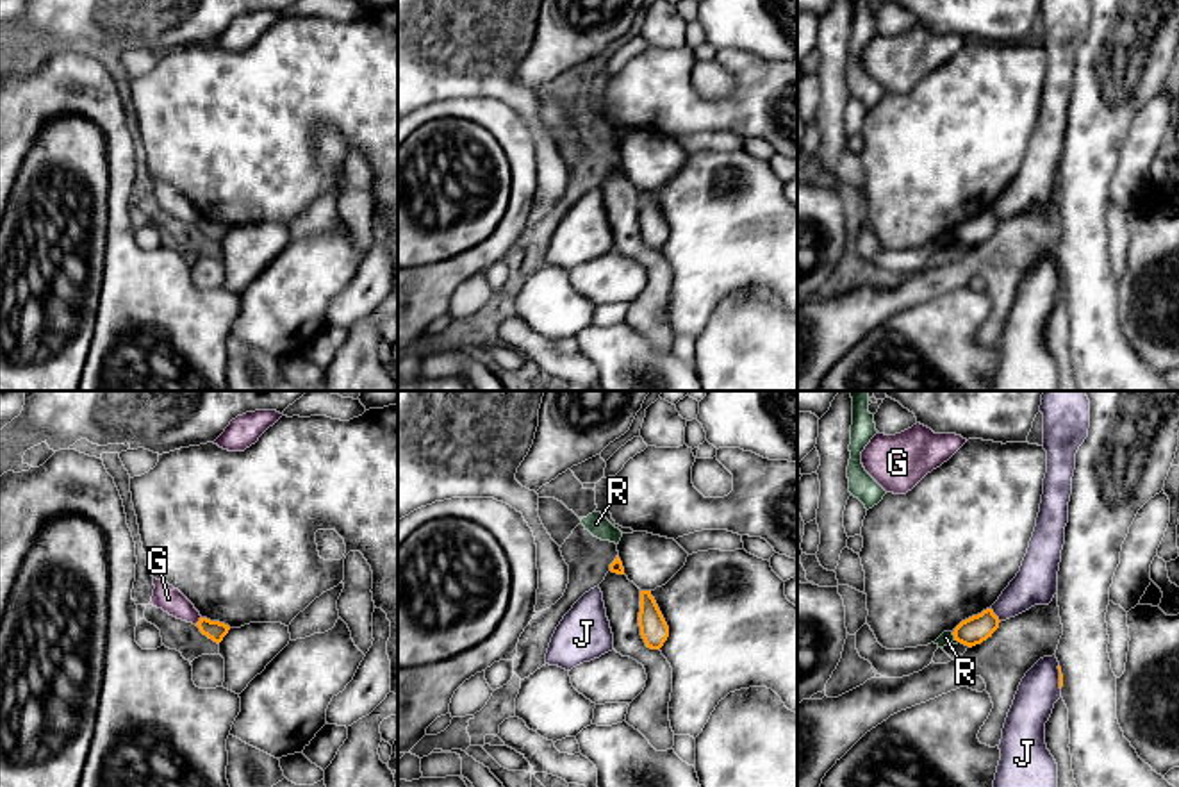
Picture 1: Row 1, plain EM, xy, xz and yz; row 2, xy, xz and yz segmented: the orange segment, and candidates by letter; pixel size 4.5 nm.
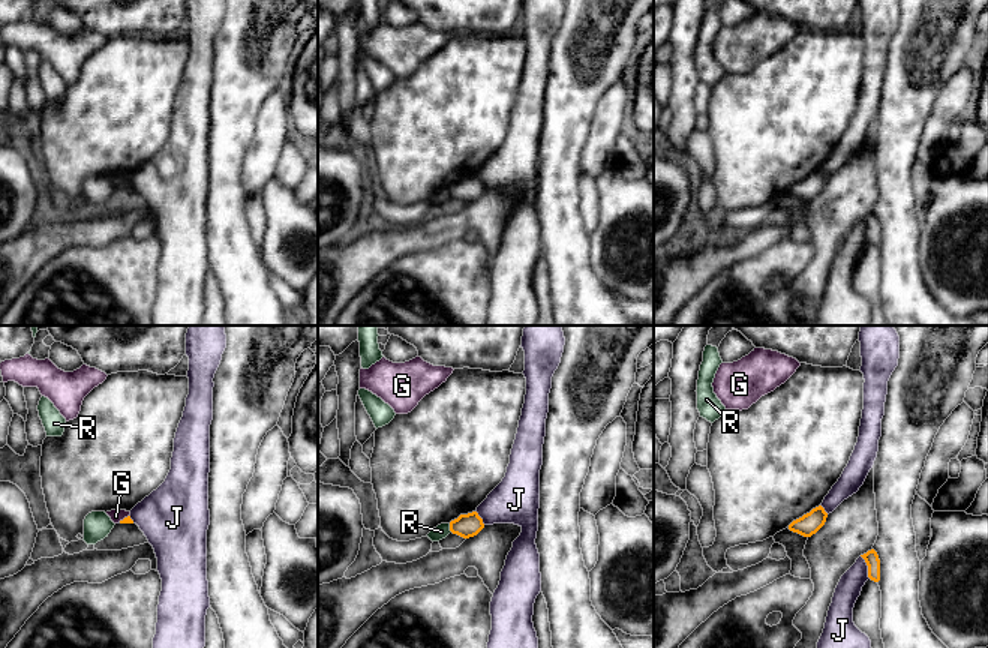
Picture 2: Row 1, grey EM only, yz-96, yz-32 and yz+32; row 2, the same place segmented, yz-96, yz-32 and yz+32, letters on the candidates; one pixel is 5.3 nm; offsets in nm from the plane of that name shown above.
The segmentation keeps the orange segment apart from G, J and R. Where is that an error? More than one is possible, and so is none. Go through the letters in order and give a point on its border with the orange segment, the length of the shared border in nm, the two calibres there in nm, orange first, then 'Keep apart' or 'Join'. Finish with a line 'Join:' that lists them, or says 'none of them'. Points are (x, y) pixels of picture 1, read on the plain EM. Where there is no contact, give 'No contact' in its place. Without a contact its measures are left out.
G: Touches orange at xy (200, 220). Shared border 50 nm. Thickness 90 nm (orange) against 120 nm. Keep apart
J: Touches orange at yz (996, 216). Shared border 80 nm. Thickness 120 nm (orange) against 190 nm. Keep apart
R: Touches orange at yz (953, 234). Shared border 40 nm. Thickness 120 nm (orange) against 60 nm. Keep apart
Join: none of them

